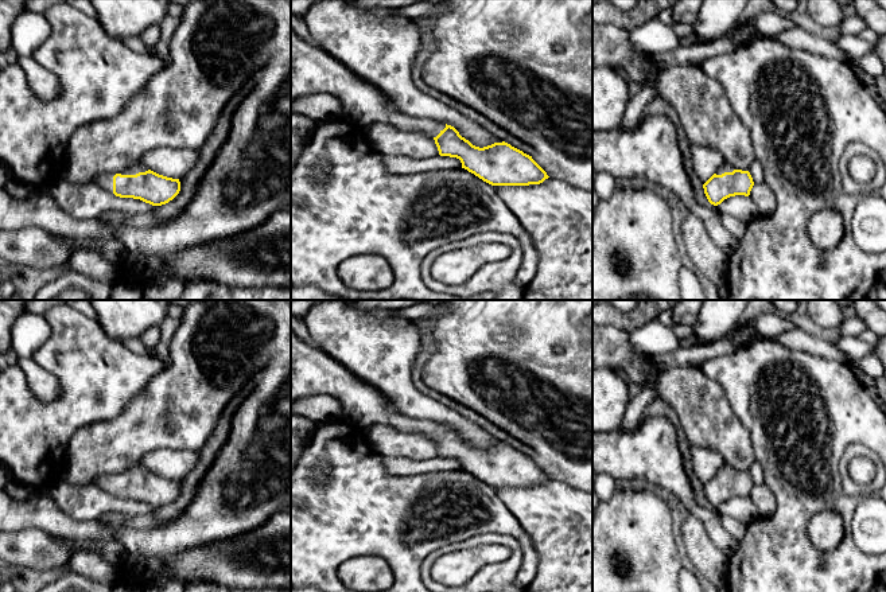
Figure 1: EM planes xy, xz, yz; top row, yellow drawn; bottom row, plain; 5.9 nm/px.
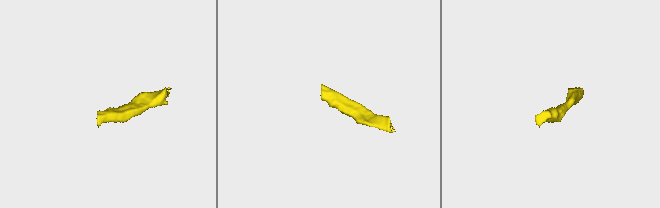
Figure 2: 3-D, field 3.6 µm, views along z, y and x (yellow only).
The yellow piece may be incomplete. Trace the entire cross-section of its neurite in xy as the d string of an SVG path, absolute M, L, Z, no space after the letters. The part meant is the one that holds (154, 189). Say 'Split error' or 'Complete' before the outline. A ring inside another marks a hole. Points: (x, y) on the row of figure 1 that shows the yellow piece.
Split error. M141 164L121 172L100 175L94 184L116 196L140 199L152 206L168 203L180 191L179 179L159 175Z

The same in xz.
Split error. M291 30L291 104L295 100L320 93L337 96L343 106L343 118L361 129L365 129L373 122L385 122L401 131L423 132L435 140L440 156L459 159L462 168L491 186L540 184L549 178L532 156L505 141L479 148L462 137L451 125L430 118L416 118L401 113L393 101L382 91L366 81L360 79L339 61L327 55L316 46L302 40Z

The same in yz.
Split error. M723 164L704 184L704 194L714 206L735 195L749 196L754 186L749 171L735 170Z

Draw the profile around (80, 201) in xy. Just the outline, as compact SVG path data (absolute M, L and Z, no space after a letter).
M62 175L43 184L39 191L50 195L67 215L78 219L97 219L117 213L135 217L156 211L156 206L140 199L120 198L96 184L74 184Z

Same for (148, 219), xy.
M139 214L135 217L131 217L129 225L136 226L136 227L151 227L156 226L162 222L162 219L156 218L154 214Z

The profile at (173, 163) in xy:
M159 148L147 152L139 164L159 175L180 179L186 176L199 157L198 151Z

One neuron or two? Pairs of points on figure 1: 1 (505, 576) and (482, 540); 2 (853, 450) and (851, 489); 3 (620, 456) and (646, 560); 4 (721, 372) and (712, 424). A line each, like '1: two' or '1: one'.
1: one
2: one
3: two
4: two

